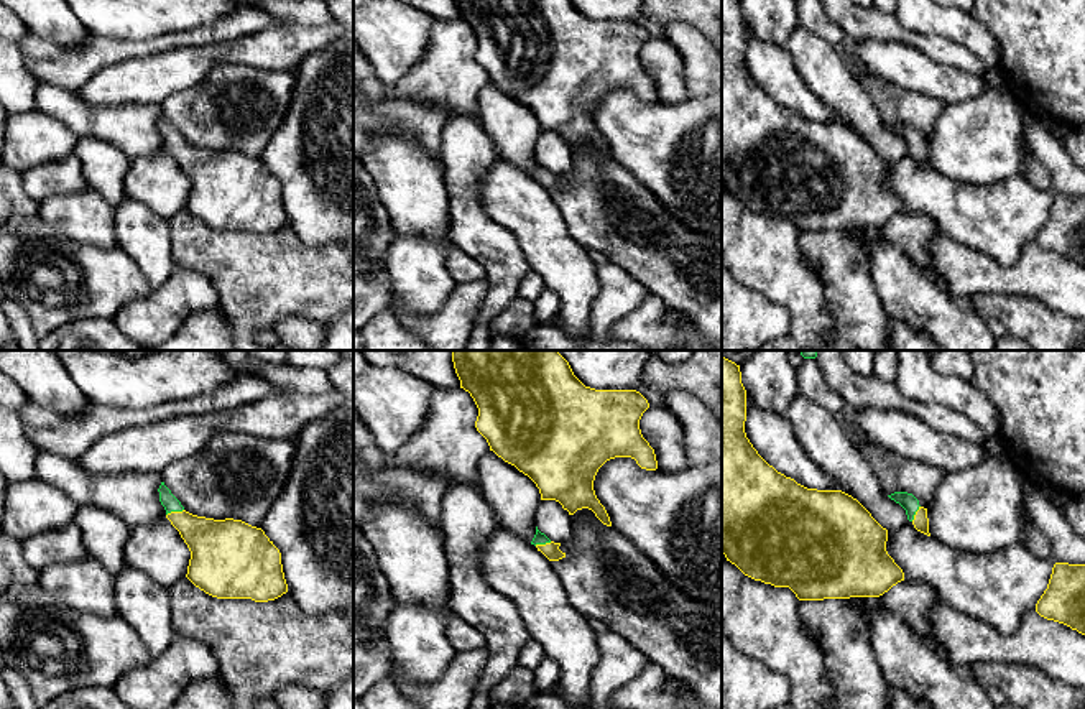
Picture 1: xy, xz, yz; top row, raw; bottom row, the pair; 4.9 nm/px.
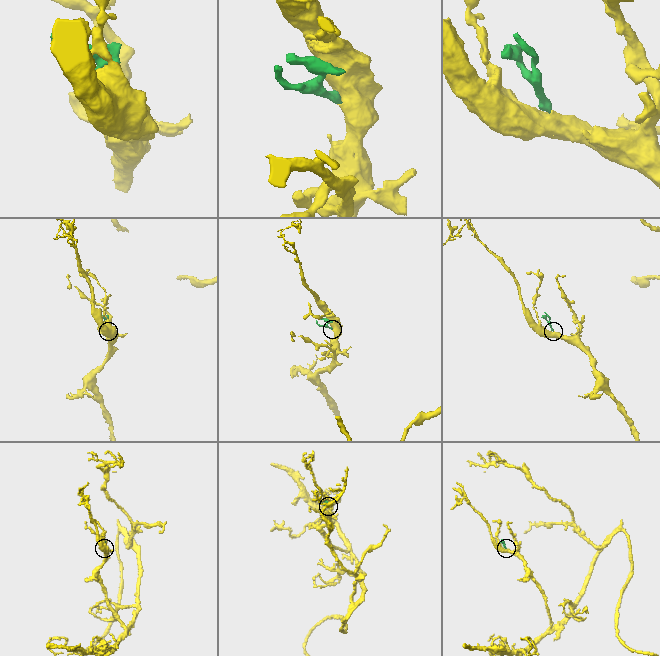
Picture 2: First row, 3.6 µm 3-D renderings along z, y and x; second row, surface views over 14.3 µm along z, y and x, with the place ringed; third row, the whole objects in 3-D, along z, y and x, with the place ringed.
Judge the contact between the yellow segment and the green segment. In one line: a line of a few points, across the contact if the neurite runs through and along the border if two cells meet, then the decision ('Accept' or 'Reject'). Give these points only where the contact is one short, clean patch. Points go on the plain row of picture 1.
Line: xy (214, 176), (175, 143), (168, 132). Accept

